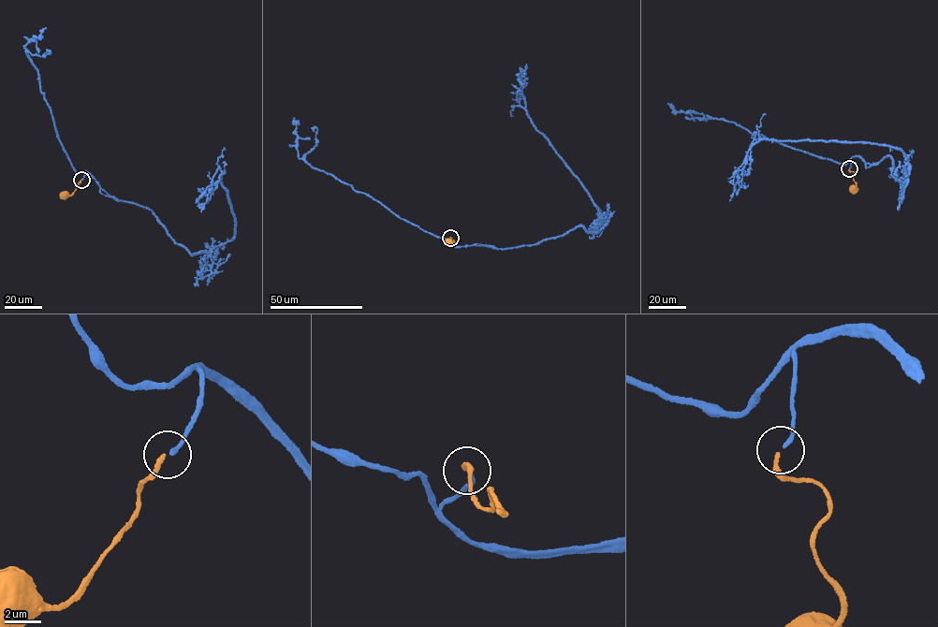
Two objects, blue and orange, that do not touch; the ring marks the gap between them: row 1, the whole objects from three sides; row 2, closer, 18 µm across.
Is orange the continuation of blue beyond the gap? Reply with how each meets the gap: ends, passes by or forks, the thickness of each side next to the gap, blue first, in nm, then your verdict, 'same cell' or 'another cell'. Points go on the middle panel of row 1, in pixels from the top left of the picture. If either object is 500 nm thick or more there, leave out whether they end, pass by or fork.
blue ends there; orange ends there; 200 nm thick on the blue side, 200 nm on the other; same cell

